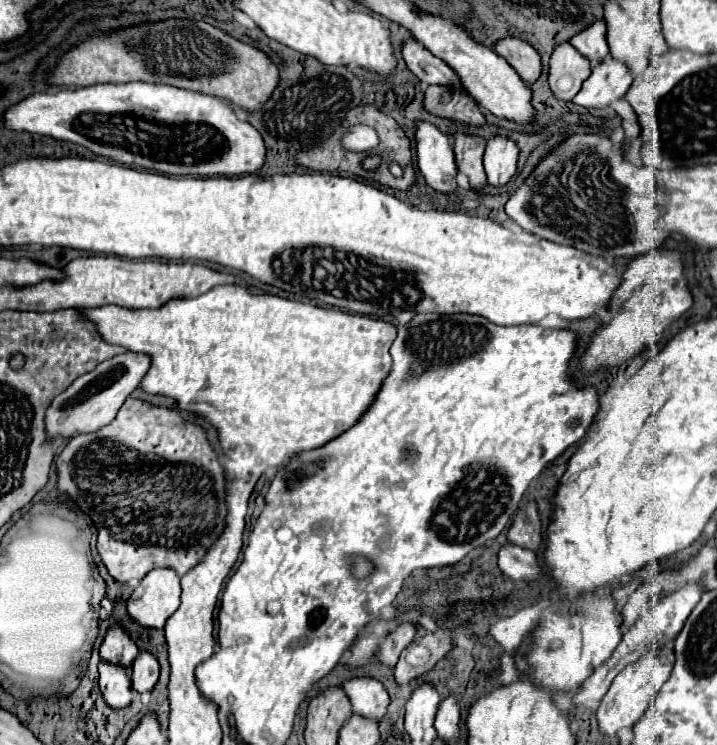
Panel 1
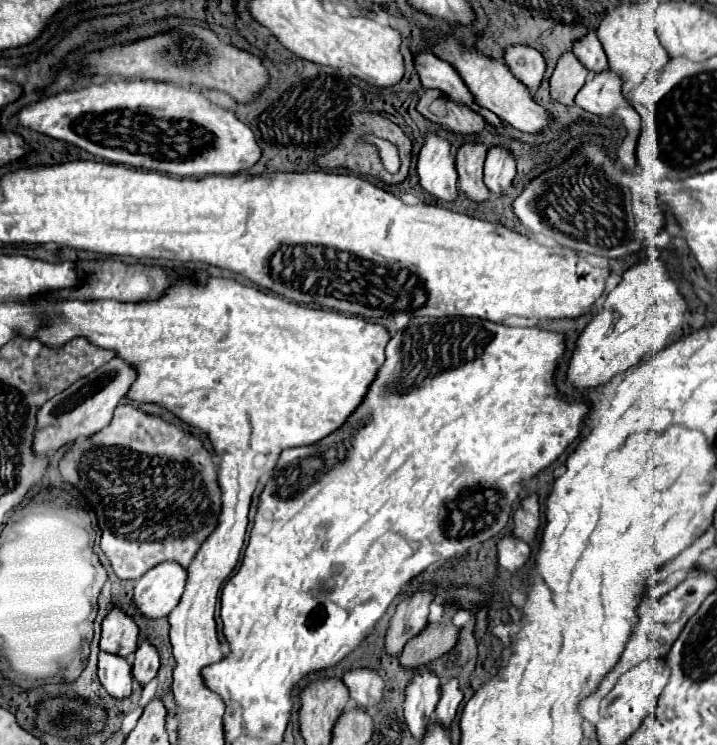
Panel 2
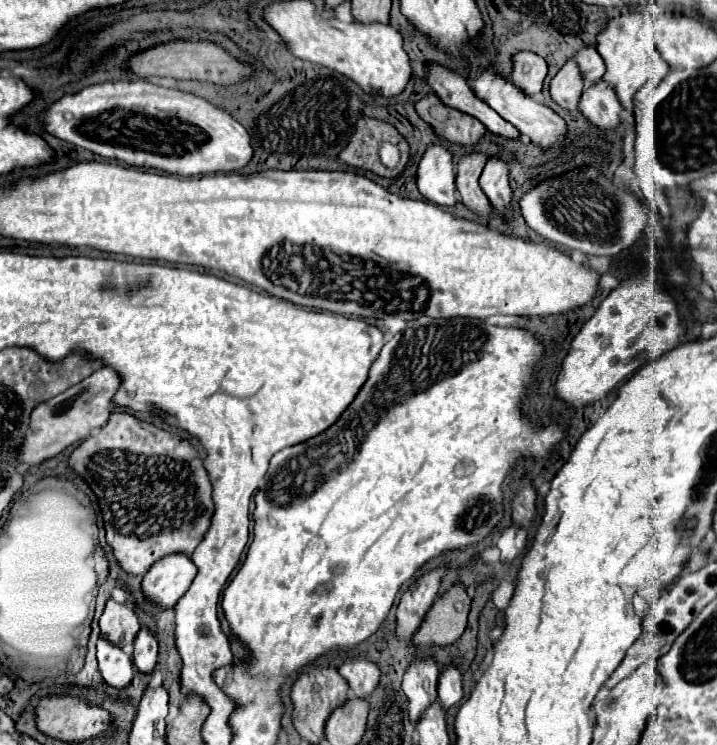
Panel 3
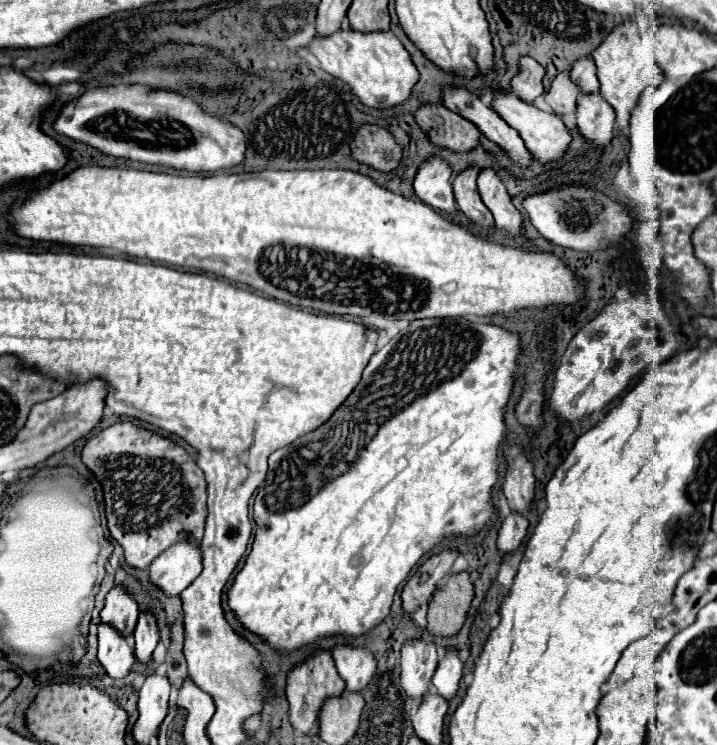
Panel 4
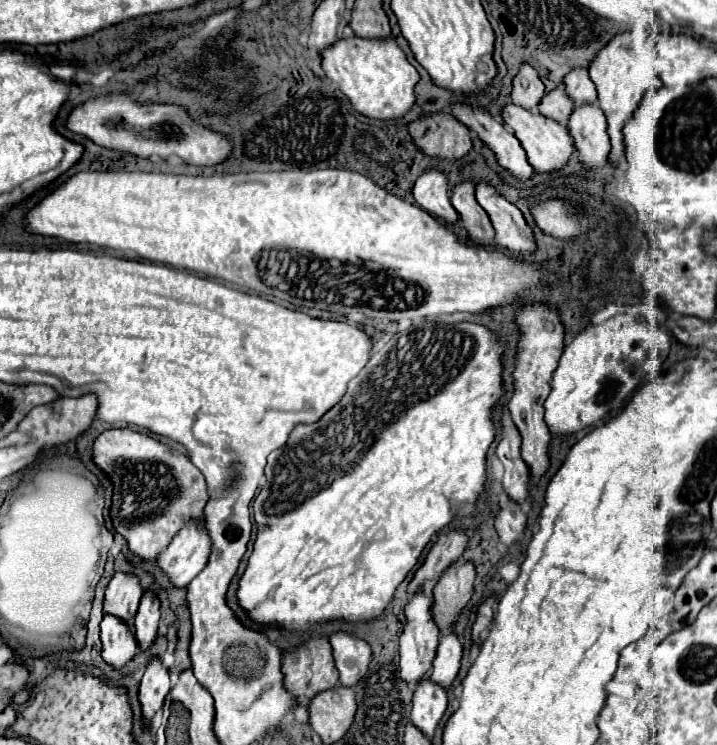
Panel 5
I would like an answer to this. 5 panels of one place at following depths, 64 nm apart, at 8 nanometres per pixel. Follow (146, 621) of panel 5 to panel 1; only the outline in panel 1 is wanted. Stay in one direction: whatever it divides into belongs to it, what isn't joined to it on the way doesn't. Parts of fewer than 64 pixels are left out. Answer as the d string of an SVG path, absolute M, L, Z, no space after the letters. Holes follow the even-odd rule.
M140 652L140 656L132 664L132 688L140 694L150 692L158 682L158 660L148 652Z

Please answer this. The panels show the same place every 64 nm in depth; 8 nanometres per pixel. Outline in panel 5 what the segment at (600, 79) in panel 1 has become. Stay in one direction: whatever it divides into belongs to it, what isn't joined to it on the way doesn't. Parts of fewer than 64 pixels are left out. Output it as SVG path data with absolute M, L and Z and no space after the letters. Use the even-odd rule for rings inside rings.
M578 104L570 116L570 134L576 142L580 160L590 166L604 166L610 140L608 140L608 122L598 104Z

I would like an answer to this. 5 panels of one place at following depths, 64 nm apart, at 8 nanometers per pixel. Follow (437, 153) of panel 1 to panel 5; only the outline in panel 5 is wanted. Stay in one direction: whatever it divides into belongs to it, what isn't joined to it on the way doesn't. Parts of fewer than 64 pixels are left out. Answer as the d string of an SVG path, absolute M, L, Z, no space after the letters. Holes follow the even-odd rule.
M430 168L416 178L414 188L412 188L414 200L418 206L424 210L432 212L434 216L446 220L448 224L458 220L458 212L450 204L450 194L448 194L448 178L444 172Z

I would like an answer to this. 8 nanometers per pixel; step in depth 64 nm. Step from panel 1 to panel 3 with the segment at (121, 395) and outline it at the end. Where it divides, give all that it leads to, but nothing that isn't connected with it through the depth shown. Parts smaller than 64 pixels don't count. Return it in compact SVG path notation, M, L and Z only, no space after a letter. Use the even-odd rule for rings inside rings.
M102 366L100 370L96 370L76 386L68 388L66 392L50 398L48 402L38 404L32 412L30 430L20 448L20 460L24 464L38 464L46 458L54 458L74 442L86 440L94 430L102 428L108 422L112 396L116 394L116 388L120 388L120 376L116 376L116 370Z

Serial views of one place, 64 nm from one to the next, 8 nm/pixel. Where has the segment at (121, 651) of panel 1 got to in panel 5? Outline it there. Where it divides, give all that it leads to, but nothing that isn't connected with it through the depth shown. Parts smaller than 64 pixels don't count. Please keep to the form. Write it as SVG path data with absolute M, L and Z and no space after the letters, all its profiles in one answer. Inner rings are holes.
M116 572L106 588L104 598L104 614L116 616L130 624L138 612L138 604L142 598L142 588L136 576Z

